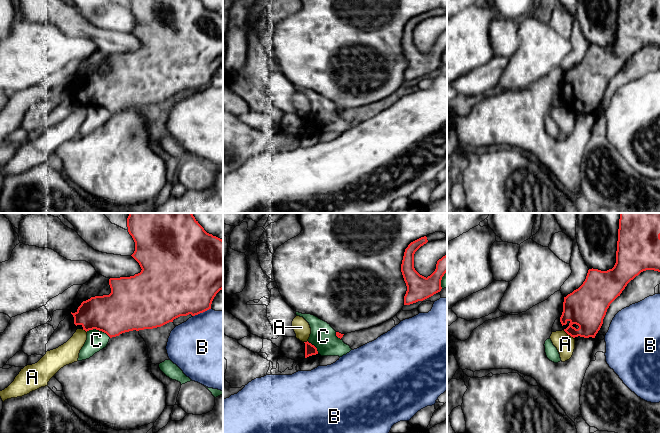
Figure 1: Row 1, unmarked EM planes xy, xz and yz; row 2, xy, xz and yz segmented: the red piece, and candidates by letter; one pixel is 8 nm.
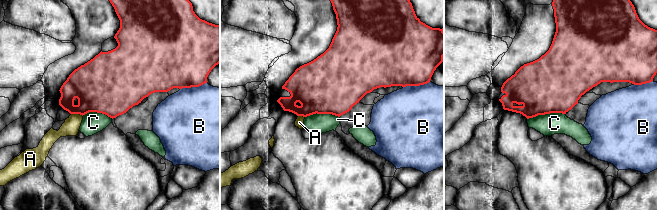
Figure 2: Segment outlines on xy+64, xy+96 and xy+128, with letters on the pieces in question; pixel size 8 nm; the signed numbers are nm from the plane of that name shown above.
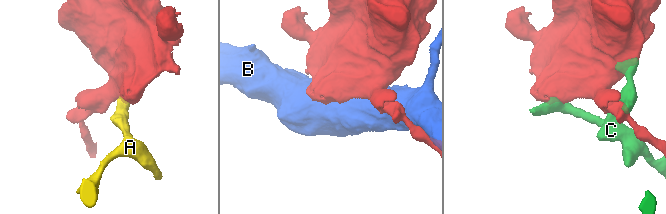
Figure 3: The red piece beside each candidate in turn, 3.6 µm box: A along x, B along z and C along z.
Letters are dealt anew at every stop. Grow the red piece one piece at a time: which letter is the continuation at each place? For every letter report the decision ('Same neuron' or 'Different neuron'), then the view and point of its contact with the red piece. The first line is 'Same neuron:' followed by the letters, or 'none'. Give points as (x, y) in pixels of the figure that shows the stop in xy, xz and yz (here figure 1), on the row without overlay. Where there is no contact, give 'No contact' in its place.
Same neuron: none
A: Different neuron. Touches red at yz (568, 110)
B: Different neuron. Touches red at xy (201, 88)
C: Different neuron. Touches red at xy (98, 105)

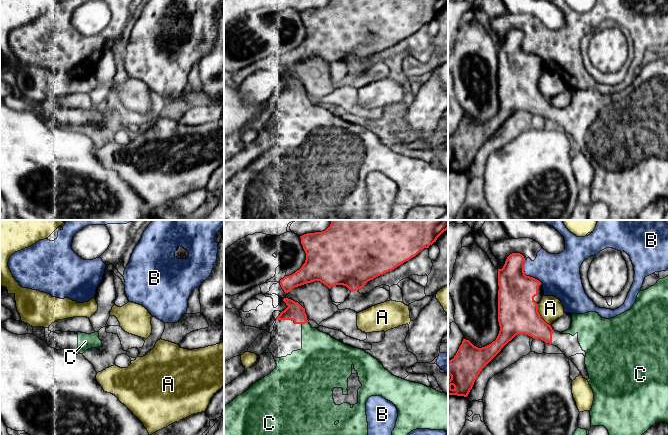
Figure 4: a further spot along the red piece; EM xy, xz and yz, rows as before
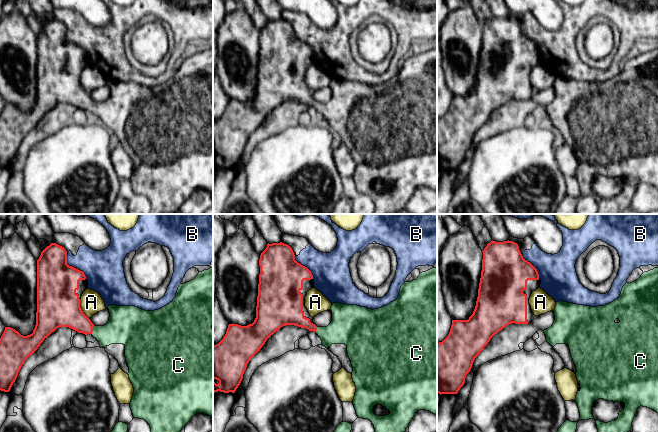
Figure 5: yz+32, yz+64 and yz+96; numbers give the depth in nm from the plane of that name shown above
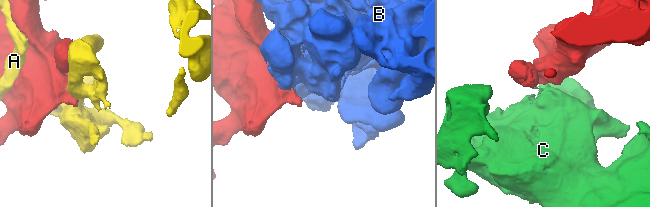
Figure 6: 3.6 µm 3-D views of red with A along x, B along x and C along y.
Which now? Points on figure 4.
Same neuron: C
A: Different neuron. Touches red at yz (539, 91)
B: Different neuron. Touches red at yz (527, 52)
C: Same neuron. Touches red at xz (304, 99)

